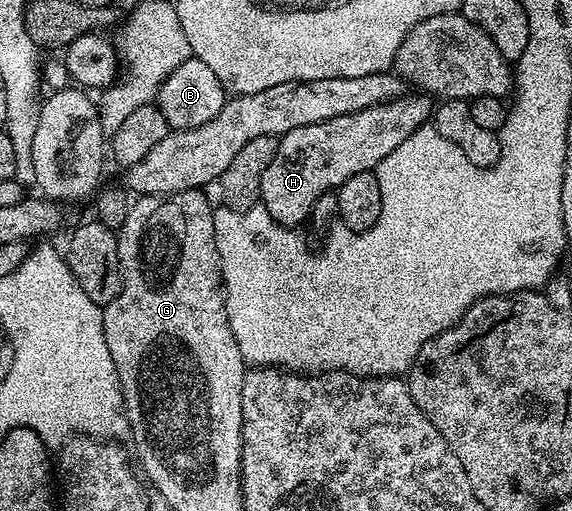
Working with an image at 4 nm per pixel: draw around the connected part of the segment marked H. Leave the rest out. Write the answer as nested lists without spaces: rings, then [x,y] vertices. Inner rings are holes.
[[[405,95],[387,105],[366,107],[350,115],[338,115],[317,125],[294,127],[279,138],[274,159],[262,175],[260,200],[264,210],[280,225],[300,227],[309,220],[314,203],[324,193],[340,188],[350,175],[375,170],[402,139],[418,131],[433,116],[434,109],[424,95]]]

